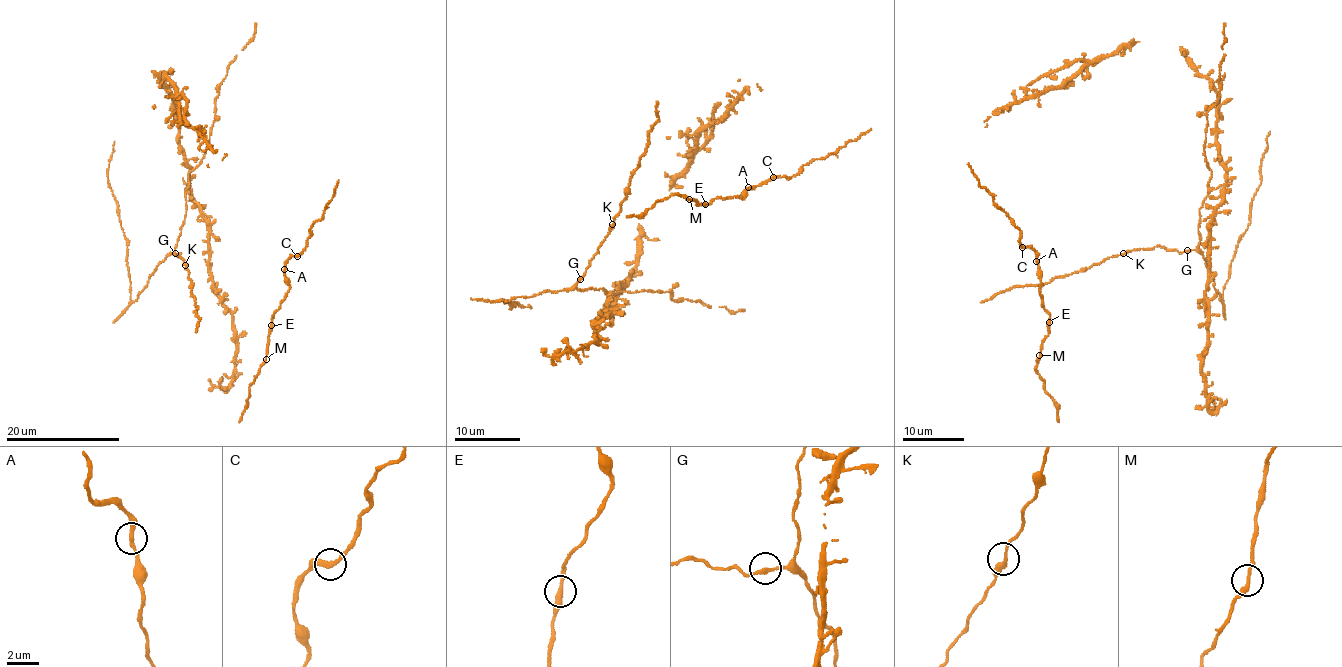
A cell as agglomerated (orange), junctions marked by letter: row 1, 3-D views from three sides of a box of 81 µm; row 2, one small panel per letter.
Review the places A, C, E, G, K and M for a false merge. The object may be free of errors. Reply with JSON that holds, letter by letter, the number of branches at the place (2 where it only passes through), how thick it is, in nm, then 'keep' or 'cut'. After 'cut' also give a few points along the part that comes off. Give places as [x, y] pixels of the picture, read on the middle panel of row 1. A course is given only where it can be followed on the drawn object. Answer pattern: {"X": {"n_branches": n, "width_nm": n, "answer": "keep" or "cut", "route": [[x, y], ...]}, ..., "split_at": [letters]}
{"A": {"n_branches": 2, "width_nm": 240, "answer": "keep"}, "C": {"n_branches": 2, "width_nm": 240, "answer": "keep"}, "E": {"n_branches": 2, "width_nm": 280, "answer": "keep"}, "G": {"n_branches": 2, "width_nm": 220, "answer": "keep"}, "K": {"n_branches": 2, "width_nm": 260, "answer": "keep"}, "M": {"n_branches": 2, "width_nm": 240, "answer": "keep"}, "split_at": []}

